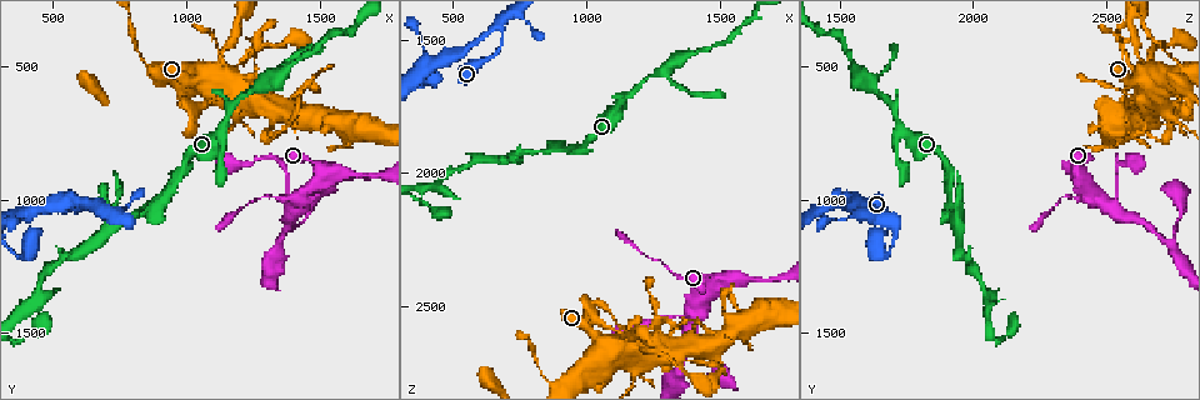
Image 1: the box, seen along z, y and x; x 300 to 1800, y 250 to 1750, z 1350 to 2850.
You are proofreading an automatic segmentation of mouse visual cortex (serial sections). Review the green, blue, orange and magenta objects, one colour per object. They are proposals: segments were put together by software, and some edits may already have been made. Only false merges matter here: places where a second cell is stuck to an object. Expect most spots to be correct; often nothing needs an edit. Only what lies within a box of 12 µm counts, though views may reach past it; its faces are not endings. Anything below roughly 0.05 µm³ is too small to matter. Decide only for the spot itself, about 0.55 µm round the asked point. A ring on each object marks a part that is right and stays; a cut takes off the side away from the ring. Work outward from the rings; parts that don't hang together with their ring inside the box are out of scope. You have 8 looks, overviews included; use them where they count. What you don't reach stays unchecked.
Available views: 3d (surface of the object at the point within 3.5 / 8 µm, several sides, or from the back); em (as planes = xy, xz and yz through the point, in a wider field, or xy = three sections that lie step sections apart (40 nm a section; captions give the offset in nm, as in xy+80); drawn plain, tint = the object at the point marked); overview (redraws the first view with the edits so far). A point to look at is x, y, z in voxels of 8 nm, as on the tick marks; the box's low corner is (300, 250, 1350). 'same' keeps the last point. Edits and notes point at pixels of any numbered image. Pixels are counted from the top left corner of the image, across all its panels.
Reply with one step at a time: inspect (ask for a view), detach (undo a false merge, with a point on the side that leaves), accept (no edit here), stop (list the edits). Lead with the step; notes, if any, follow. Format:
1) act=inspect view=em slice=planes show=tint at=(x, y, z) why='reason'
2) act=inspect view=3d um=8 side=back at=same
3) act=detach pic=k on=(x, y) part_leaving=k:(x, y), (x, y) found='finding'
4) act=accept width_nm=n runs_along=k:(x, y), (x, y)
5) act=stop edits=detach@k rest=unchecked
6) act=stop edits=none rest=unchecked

act=inspect view=3d um=3.5 side=back at=(1150, 610, 2620)

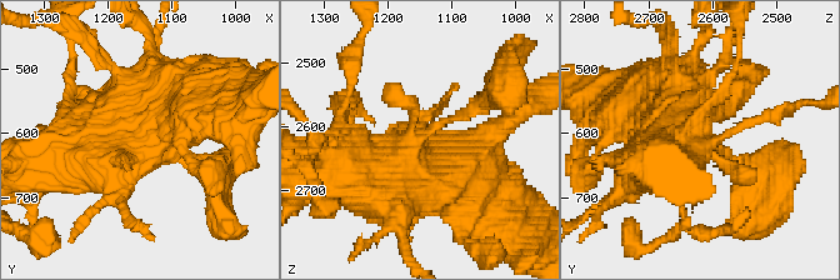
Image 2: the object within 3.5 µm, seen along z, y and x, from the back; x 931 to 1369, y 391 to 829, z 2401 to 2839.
act=inspect view=em slice=xy step=1 show=tint at=same

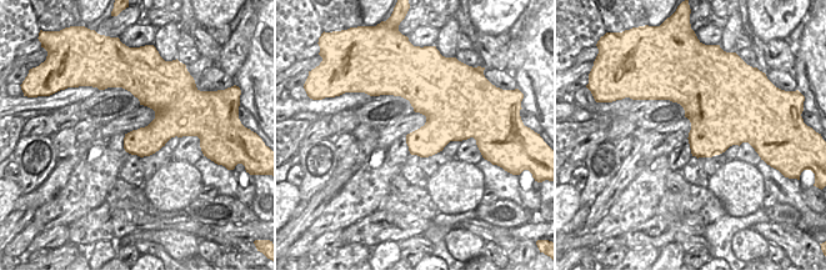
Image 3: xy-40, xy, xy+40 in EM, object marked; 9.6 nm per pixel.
act=accept runs_along=2:(171, 110), (121, 141), (33, 164) found='one cell here'

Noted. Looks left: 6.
act=inspect view=3d um=3.5 side=back at=(1520, 900, 2410) why='thin neck'

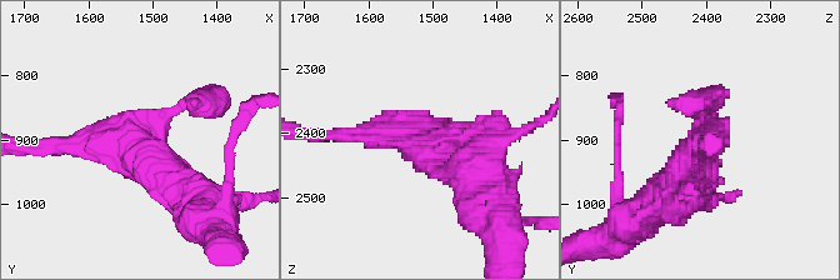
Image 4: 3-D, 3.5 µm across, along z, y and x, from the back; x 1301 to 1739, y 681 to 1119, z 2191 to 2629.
act=inspect view=em slice=xy step=2 show=tint at=(1520, 900, 2405)

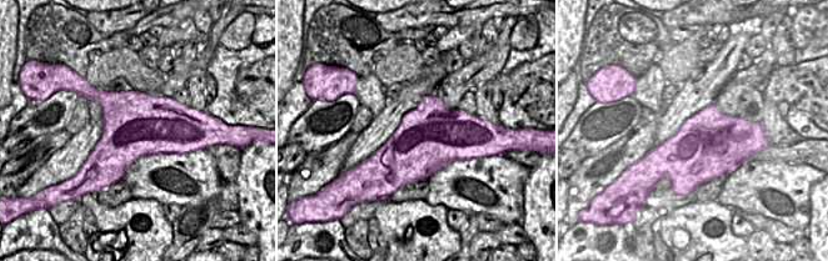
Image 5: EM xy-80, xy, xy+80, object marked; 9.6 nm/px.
act=accept runs_along=4:(704, 101), (714, 129), (666, 190) found='all the same cell'

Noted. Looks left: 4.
act=inspect view=3d um=8 at=(1390, 500, 1550)

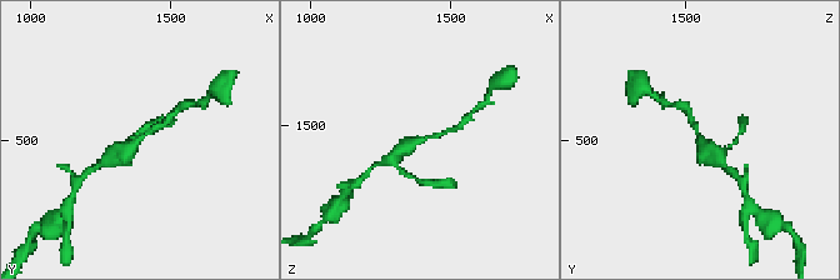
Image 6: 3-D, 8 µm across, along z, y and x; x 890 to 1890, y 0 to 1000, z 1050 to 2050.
act=inspect view=em slice=xy step=5 show=tint at=(1380, 500, 1550) arm_widths_nm=150,450 why='need the tissue'

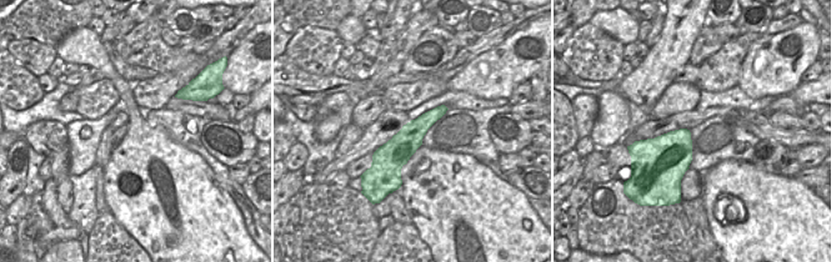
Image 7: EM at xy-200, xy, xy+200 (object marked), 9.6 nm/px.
act=accept runs_along=6:(114, 158), (123, 156), (168, 118) found='all the same cell'

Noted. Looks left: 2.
act=stop edits=none rest=unchecked

